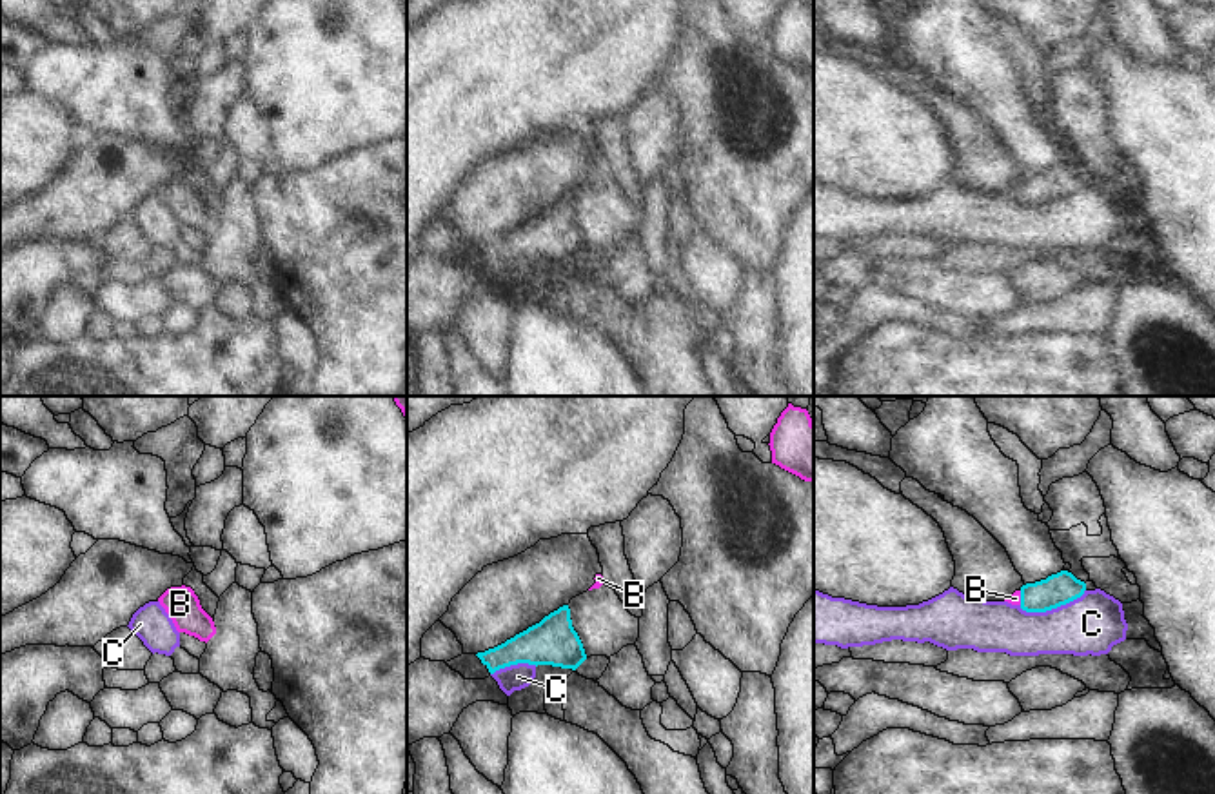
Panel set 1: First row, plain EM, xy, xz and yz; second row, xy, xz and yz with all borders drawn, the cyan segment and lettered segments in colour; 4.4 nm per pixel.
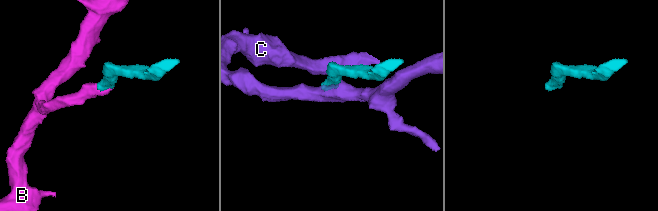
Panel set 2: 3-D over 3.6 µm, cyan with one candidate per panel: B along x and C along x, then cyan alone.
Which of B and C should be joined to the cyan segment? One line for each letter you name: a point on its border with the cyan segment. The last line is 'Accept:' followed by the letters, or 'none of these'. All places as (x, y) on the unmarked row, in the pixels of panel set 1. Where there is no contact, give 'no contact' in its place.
B: contact yz (1021, 191)
Accept: B

